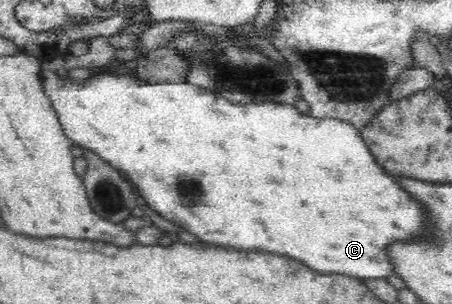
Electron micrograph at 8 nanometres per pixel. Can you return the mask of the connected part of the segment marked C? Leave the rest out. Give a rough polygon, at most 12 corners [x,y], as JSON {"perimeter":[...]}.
{"perimeter":[[40,69],[71,146],[203,243],[361,280],[420,206],[356,128]]}

